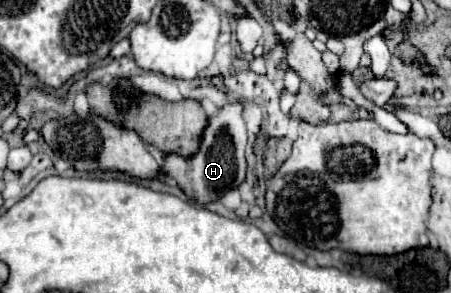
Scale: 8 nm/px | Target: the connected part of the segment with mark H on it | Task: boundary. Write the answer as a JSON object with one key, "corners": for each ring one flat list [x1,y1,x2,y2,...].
{"corners":[[231,102,217,110,215,116,207,120,207,126,201,134,199,150,191,156,165,154,161,164,161,176,173,178,181,192,199,204,209,204,219,200,225,192,237,188,245,180,245,146,247,146,247,126,243,120,243,104]]}

